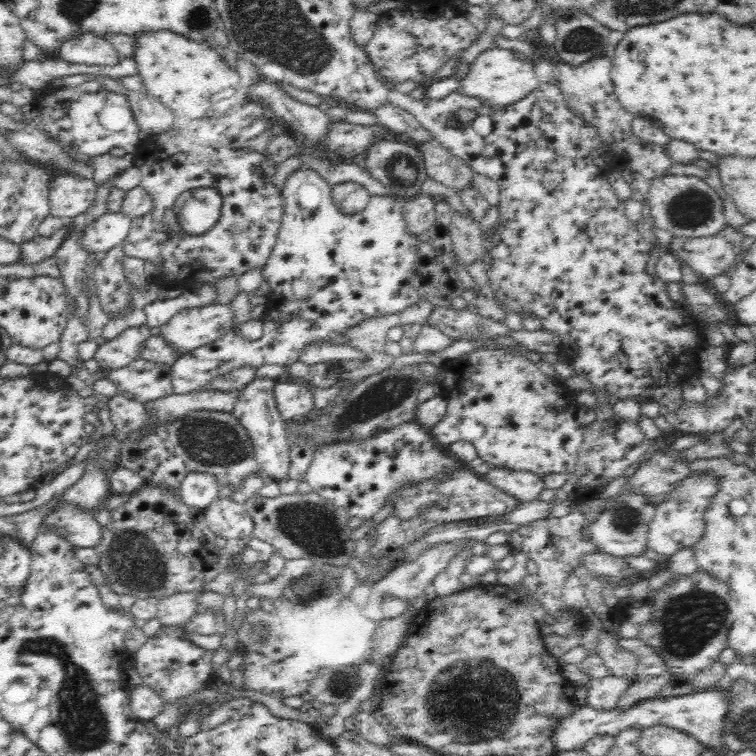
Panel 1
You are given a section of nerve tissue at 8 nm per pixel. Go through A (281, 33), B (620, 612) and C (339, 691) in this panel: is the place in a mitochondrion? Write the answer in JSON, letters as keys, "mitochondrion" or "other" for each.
{"A":"mitochondrion","B":"other","C":"mitochondrion"}

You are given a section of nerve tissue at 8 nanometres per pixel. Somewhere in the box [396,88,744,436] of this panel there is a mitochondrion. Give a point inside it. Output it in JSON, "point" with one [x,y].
{"point":[689,209]}

